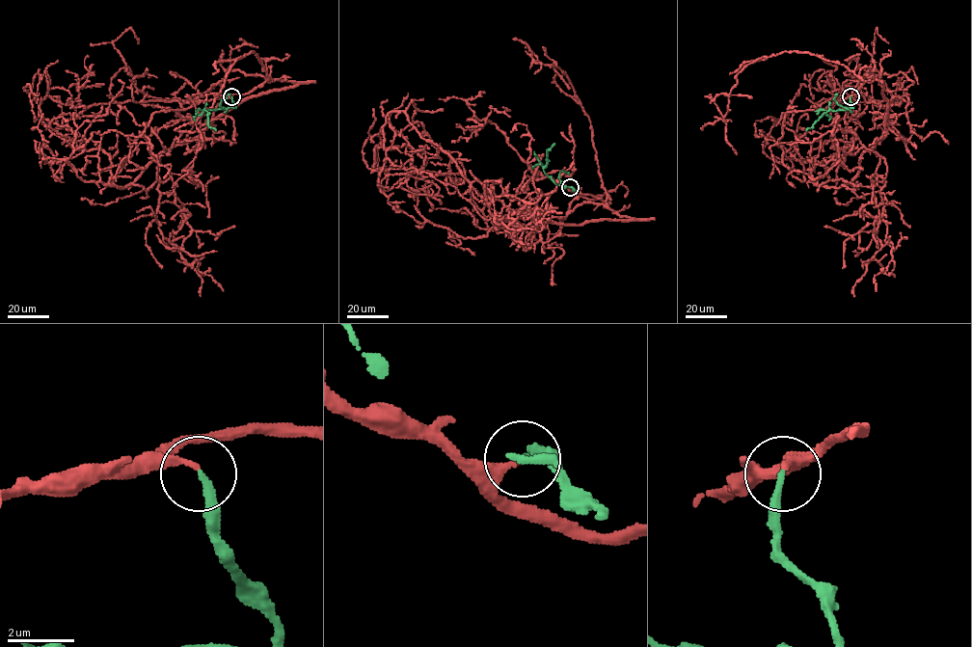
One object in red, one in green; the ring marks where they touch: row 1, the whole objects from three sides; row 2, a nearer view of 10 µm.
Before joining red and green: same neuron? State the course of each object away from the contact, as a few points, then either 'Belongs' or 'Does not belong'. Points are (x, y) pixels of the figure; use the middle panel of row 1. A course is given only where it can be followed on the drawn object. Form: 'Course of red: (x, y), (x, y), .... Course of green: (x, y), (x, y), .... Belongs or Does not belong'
Course of red: (570, 187), (635, 220), (540, 223), (480, 195), (449, 154), (446, 174), (372, 171), (363, 152), (373, 108). Course of green: (570, 187), (575, 190), (556, 184), (543, 171), (547, 161), (547, 150), (554, 143). Belongs

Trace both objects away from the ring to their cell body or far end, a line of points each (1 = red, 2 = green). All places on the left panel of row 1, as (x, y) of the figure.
1: (231, 96), (297, 83), (247, 96), (123, 187), (110, 184), (100, 149), (53, 133), (27, 84), (34, 117)
2: (231, 96), (235, 108), (204, 110), (208, 113), (207, 124), (216, 130)

